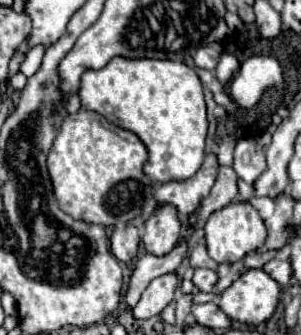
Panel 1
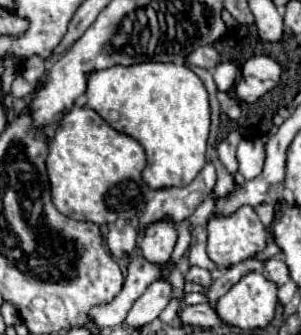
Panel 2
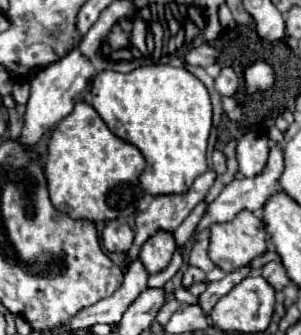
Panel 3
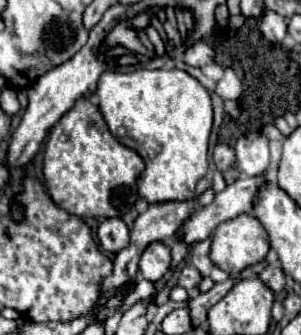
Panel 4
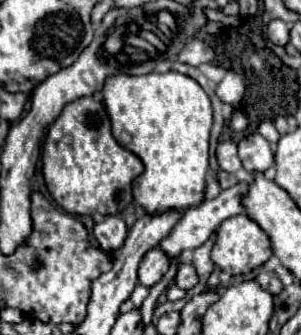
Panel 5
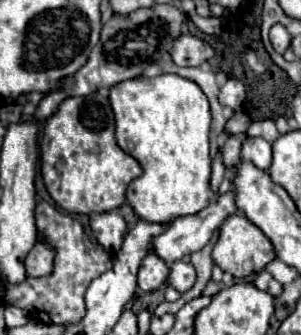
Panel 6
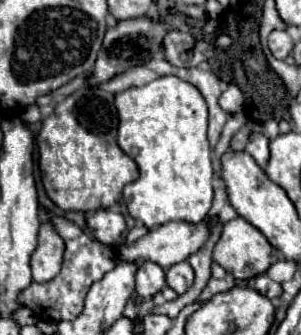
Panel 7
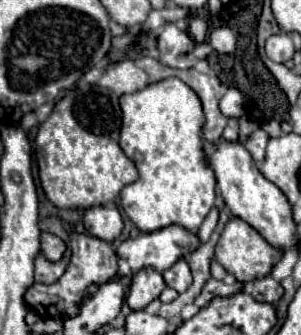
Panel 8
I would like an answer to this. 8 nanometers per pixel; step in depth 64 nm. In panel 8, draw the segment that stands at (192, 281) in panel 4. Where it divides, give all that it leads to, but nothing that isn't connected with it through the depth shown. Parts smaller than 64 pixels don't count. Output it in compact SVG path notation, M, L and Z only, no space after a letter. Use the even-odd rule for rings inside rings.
M184 260L176 262L172 268L164 270L162 274L164 274L164 282L166 282L170 288L174 288L176 292L184 292L184 290L192 284L190 266L188 266Z

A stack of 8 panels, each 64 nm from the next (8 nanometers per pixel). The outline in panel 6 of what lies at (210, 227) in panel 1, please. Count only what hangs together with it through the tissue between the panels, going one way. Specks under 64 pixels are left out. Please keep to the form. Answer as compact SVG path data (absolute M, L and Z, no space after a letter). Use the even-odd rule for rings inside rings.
M234 214L234 216L230 216L230 218L224 220L224 224L220 226L218 242L216 242L214 250L212 250L214 264L218 264L224 272L232 274L234 278L246 278L250 274L260 272L274 258L276 258L276 254L274 254L274 248L270 244L270 240L244 214Z

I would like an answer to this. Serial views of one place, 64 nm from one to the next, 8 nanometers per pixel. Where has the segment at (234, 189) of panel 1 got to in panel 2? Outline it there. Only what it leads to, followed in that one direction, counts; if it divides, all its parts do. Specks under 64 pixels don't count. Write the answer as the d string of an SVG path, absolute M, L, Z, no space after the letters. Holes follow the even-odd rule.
M214 160L216 172L218 172L218 182L214 186L214 196L216 198L226 198L234 190L234 176L220 164L220 160Z

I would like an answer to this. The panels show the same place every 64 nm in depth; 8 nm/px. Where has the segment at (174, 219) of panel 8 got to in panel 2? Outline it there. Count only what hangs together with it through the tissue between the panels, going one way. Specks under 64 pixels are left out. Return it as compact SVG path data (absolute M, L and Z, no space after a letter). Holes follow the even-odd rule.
M142 62L96 70L88 74L86 98L86 106L96 110L114 130L142 144L148 156L142 176L150 188L190 184L204 168L210 106L202 80L188 66Z

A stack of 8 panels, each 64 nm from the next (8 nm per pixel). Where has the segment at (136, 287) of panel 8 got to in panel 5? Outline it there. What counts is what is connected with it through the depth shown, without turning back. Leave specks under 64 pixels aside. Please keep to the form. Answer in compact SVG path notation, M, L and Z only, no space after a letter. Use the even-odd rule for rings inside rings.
M158 246L148 250L140 262L140 268L138 268L138 278L144 286L154 286L166 272L168 272L168 264L170 264L170 258L166 256L166 252L162 252Z

